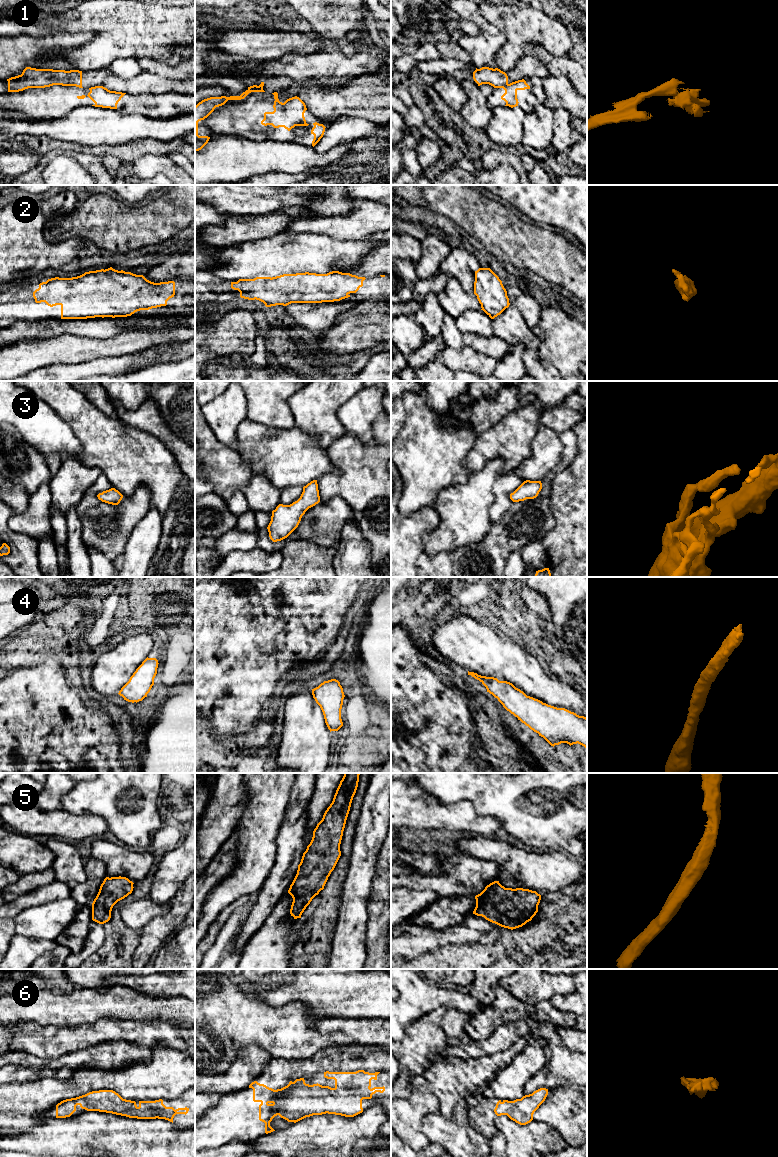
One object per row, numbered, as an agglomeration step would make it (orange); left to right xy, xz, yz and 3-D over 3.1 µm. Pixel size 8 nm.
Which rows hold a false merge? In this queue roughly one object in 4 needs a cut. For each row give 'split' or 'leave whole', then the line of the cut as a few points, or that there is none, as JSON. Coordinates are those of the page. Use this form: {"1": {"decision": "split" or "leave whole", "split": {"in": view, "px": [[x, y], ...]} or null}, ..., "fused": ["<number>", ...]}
{"1": {"decision": "split", "split": {"in": "yz", "px": [[508, 84], [500, 87]]}}, "2": {"decision": "leave whole", "split": null}, "3": {"decision": "leave whole", "split": null}, "4": {"decision": "leave whole", "split": null}, "5": {"decision": "leave whole", "split": null}, "6": {"decision": "leave whole", "split": null}, "fused": ["1"]}

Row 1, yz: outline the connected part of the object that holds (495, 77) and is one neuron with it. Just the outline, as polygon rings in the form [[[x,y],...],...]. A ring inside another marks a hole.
[[[482,67],[473,72],[473,79],[478,84],[489,84],[494,88],[501,88],[508,85],[508,76],[498,68]]]

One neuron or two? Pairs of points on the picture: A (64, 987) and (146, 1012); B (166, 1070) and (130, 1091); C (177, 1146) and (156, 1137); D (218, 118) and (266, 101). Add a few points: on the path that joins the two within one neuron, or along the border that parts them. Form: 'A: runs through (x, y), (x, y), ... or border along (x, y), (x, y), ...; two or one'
A: border along (76, 986), (68, 992), (53, 992), (48, 989); two
B: runs through (157, 1079), (145, 1081), (139, 1087); one
C: runs through (172, 1146), (165, 1146), (161, 1142); one
D: runs through (230, 118), (250, 117), (254, 113); one

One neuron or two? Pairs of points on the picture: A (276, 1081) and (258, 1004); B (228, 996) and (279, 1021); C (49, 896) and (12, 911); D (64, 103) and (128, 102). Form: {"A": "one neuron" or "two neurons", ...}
{"A": "two neurons", "B": "one neuron", "C": "one neuron", "D": "one neuron"}

